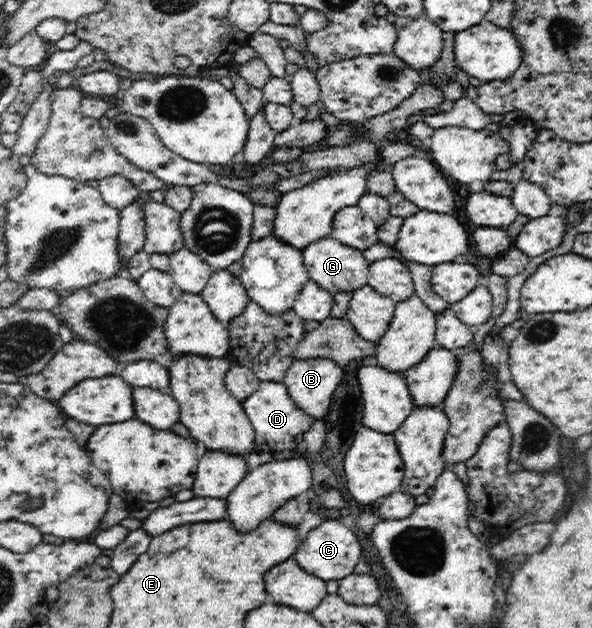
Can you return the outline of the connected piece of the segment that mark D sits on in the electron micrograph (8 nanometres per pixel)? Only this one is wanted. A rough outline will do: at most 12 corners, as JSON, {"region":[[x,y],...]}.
{"region":[[260,381],[242,404],[255,452],[294,452],[315,418],[283,382]]}

